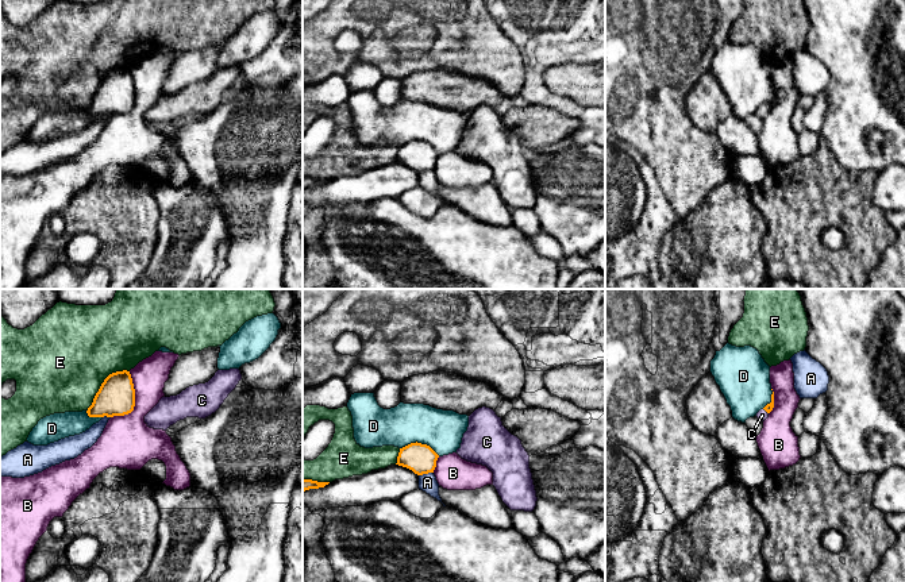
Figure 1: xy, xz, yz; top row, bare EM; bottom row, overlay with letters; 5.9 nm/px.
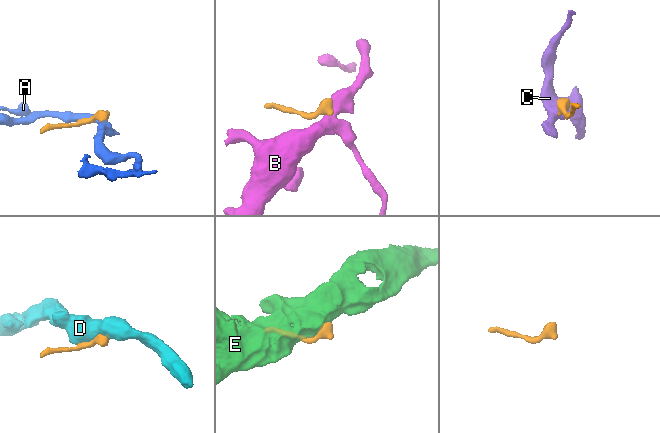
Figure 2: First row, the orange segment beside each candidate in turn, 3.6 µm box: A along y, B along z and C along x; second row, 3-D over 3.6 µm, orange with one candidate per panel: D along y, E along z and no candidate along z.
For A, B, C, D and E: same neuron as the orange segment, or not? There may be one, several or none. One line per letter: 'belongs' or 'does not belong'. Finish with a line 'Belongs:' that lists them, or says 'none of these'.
A: does not belong
B: does not belong
C: belongs
D: does not belong
E: does not belong
Belongs: C

